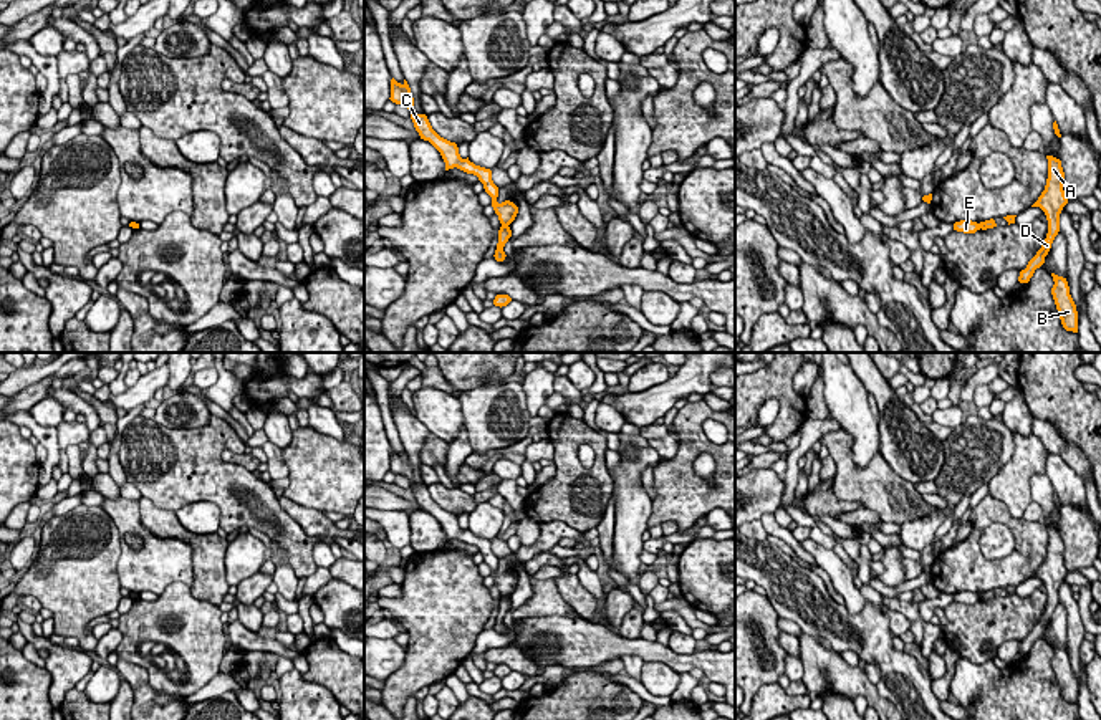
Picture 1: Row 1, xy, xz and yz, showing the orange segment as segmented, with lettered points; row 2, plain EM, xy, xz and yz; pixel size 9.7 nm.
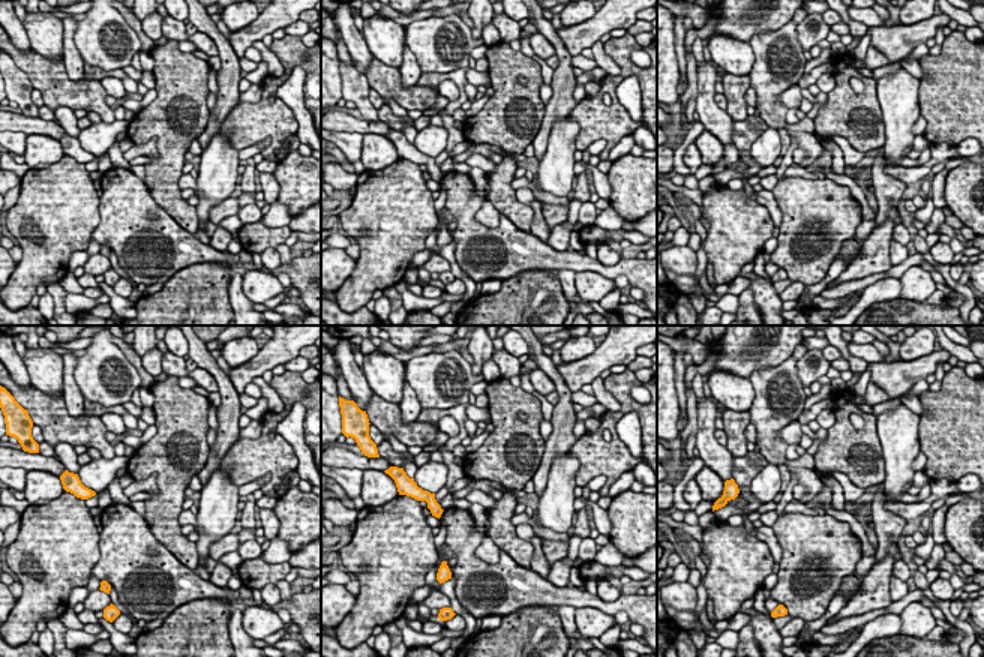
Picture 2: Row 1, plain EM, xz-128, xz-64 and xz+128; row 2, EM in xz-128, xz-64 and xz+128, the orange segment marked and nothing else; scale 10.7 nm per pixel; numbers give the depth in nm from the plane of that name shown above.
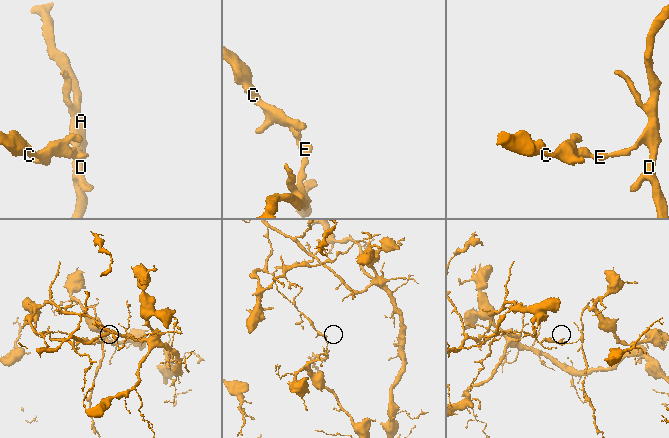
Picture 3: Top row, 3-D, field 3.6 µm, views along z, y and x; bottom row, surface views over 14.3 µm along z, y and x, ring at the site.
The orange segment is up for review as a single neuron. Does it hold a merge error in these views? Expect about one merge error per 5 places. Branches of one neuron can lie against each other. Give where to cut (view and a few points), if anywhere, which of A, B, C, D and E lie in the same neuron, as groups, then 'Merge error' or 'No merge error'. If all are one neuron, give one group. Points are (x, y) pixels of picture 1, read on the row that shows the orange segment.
Split along xz (502, 224), (507, 225). Groups: A B D / C E. Merge error

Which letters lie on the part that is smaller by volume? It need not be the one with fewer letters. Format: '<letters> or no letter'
C, E

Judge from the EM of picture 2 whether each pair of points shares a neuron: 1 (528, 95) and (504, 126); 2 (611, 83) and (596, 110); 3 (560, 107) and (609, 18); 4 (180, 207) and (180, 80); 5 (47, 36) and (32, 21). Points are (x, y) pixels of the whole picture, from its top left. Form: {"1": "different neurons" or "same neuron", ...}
{"1": "same neuron", "2": "same neuron", "3": "different neurons", "4": "same neuron", "5": "same neuron"}

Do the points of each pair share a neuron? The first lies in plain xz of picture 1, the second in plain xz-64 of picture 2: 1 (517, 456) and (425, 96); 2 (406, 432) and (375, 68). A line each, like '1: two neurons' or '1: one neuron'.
1: two neurons
2: two neurons

